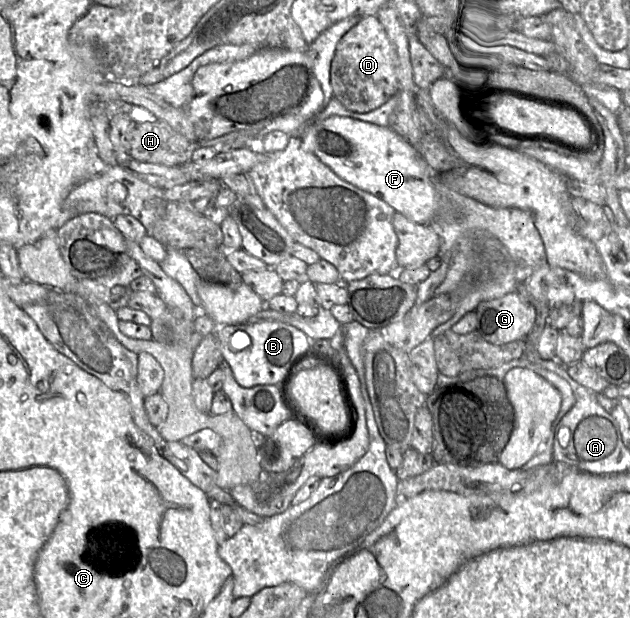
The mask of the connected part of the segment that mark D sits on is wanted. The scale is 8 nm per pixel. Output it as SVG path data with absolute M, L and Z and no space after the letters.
M362 16L337 44L330 69L334 97L358 113L382 106L399 92L398 63L396 48L381 22L376 16Z

